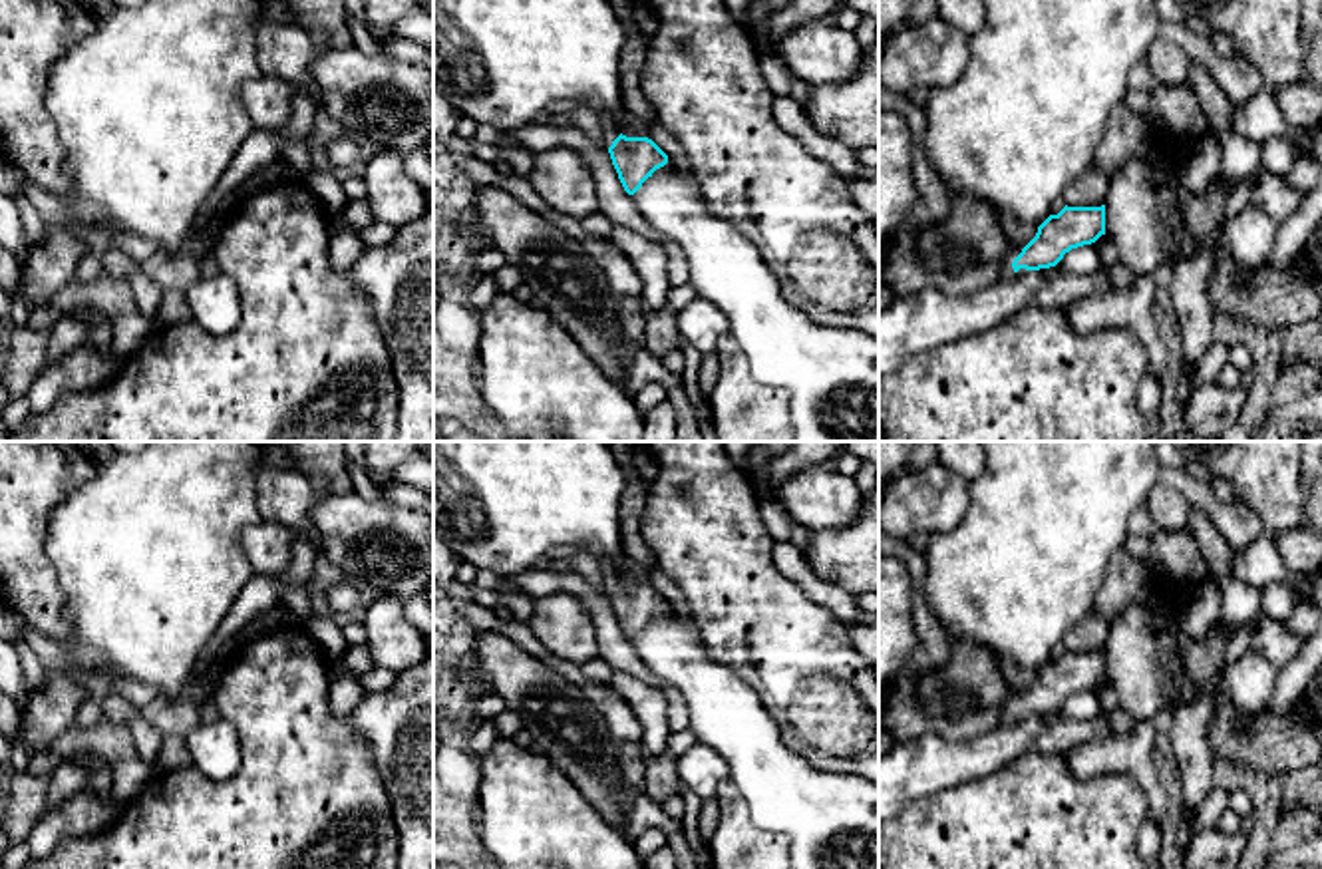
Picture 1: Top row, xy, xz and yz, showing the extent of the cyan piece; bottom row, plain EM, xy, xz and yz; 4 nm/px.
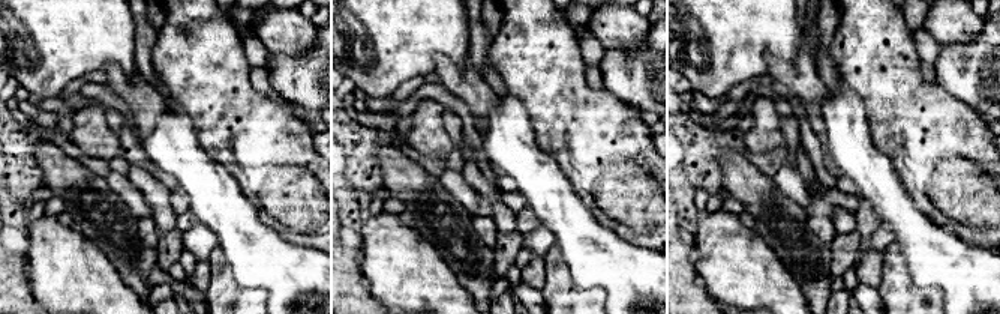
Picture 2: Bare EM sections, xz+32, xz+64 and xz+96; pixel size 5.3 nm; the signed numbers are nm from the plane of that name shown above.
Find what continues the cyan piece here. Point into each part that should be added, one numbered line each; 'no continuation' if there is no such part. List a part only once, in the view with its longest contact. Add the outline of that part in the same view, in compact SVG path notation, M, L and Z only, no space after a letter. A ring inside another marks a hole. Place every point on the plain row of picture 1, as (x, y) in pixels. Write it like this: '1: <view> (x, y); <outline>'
1: xz (611, 571); M586 547L584 551L598 561L598 565L602 569L602 577L604 577L602 587L604 587L606 595L612 591L612 587L620 579L626 581L626 583L648 583L648 585L652 585L650 571L642 569L642 567L636 567L626 557L624 557L622 563L616 565L616 563L610 563L604 555L596 553L590 547Z

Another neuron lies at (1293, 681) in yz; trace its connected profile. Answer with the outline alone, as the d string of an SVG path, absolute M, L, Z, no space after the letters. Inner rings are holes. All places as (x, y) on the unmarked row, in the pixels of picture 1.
M1294 575L1290 585L1298 601L1310 601L1318 607L1320 624L1304 642L1300 654L1278 668L1274 692L1266 706L1270 712L1290 712L1322 666L1322 575Z

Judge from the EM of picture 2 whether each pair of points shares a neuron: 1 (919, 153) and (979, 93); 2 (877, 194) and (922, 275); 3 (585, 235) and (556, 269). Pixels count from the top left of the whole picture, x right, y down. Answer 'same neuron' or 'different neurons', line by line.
1: different neurons
2: same neuron
3: different neurons

